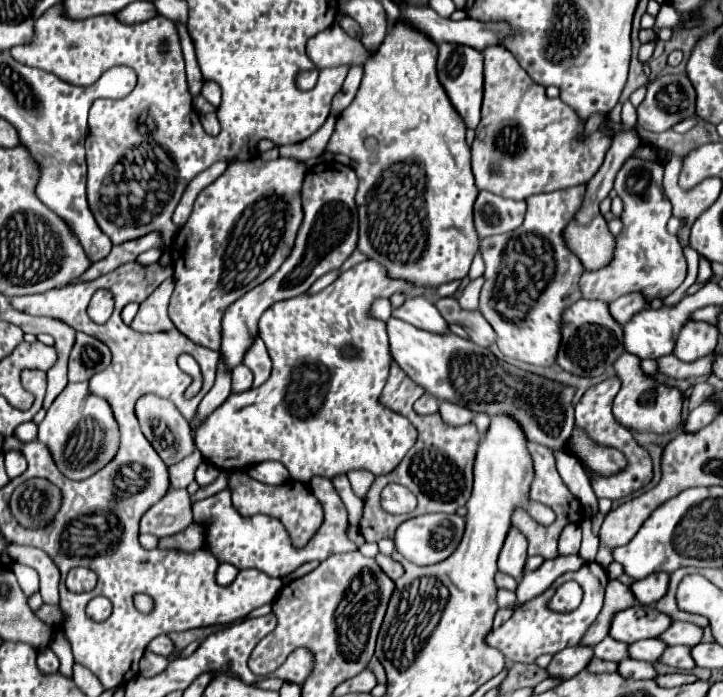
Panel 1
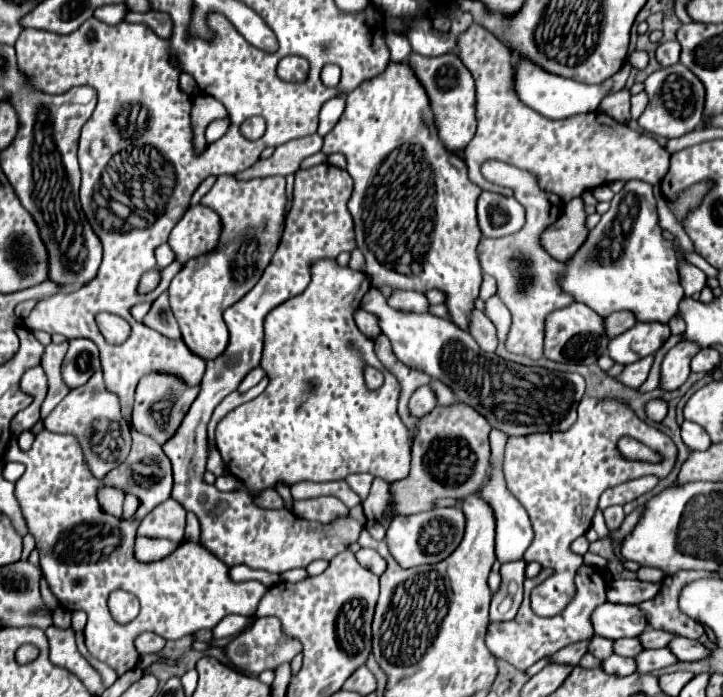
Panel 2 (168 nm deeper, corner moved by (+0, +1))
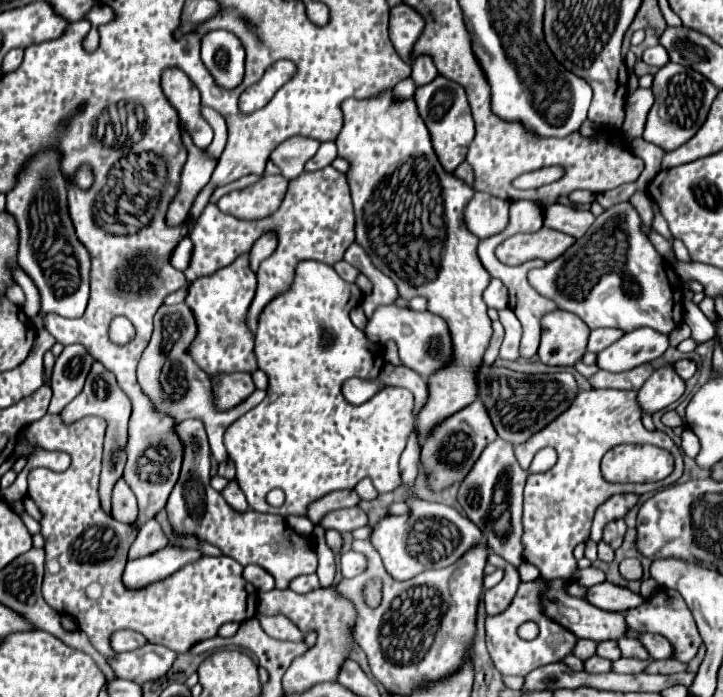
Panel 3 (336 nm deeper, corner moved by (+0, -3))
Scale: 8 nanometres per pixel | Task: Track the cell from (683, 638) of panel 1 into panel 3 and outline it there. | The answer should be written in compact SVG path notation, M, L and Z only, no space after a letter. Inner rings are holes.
M622 636L618 638L618 648L622 652L624 658L638 658L638 660L648 660L648 652L644 650L644 646L634 640L634 638L628 638L628 636Z

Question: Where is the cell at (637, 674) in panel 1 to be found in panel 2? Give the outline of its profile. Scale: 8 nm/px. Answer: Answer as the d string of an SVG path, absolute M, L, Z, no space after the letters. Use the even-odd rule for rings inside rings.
M614 654L612 658L602 660L602 670L616 676L630 676L636 672L636 662L634 658L624 658L624 656Z

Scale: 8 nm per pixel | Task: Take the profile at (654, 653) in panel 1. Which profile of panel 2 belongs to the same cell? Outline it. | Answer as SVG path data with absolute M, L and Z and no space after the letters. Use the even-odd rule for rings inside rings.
M622 638L622 640L616 640L616 642L614 642L614 652L616 652L618 656L630 656L630 658L634 658L634 656L638 656L642 650L644 650L644 648L642 648L642 644L640 644L638 638Z

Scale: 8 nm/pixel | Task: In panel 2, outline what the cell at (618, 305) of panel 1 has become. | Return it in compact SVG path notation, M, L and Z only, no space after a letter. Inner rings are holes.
M620 310L620 312L614 312L610 314L608 318L604 318L604 326L606 326L606 334L610 338L616 338L618 334L622 334L624 330L632 328L636 324L636 316L630 312L630 310Z

